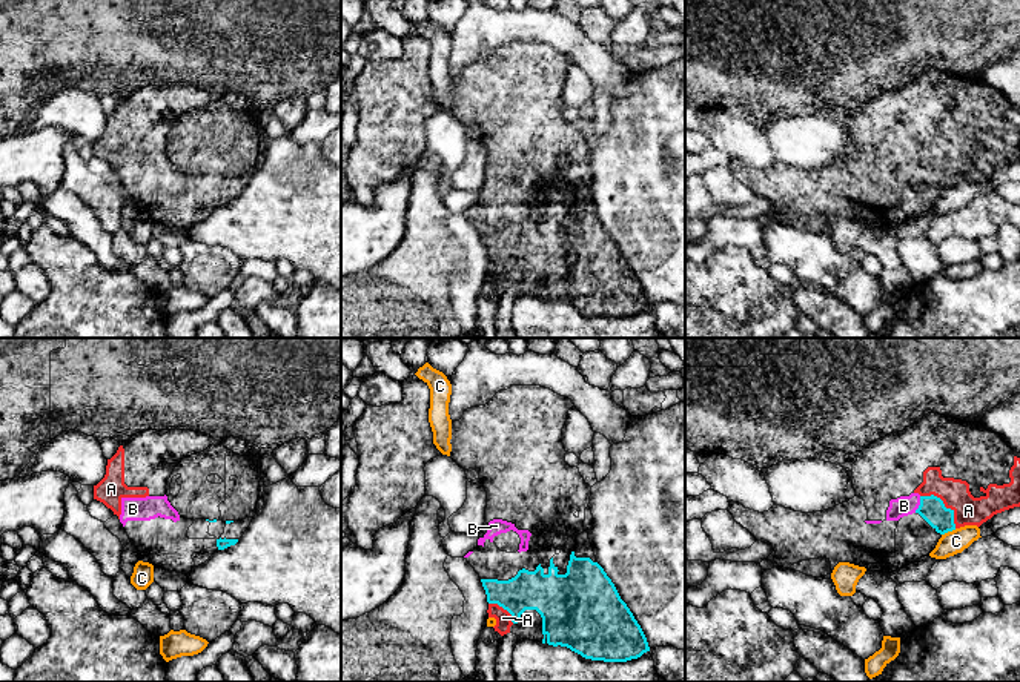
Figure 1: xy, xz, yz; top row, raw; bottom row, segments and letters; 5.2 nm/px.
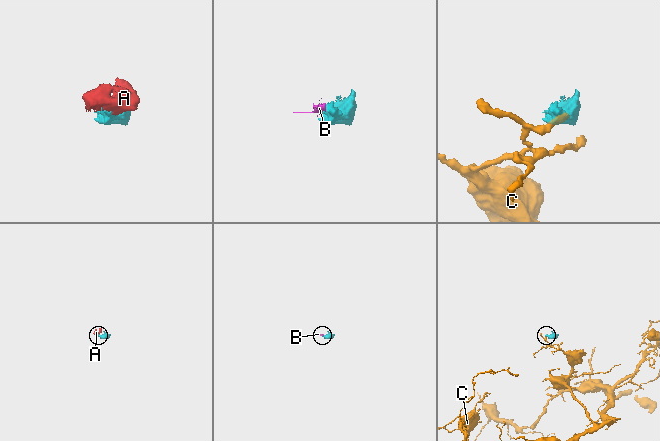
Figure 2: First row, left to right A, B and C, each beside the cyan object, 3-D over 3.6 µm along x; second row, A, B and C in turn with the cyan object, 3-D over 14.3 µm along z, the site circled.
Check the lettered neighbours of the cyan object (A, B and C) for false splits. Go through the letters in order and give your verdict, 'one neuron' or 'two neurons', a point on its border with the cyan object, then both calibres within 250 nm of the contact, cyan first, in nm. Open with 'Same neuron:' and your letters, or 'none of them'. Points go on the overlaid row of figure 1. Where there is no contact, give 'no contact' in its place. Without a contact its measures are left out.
Same neuron: A, B
A: one neuron; meets cyan in yz at (943, 504); 140 nm thick on the cyan side, 160 nm on the other
B: one neuron; meets cyan in yz at (920, 504); 140 nm thick on the cyan side, 110 nm on the other
C: two neurons; meets cyan in yz at (948, 530); 140 nm thick on the cyan side, 120 nm on the other

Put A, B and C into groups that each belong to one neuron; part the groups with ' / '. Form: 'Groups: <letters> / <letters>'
Groups: A B / C

